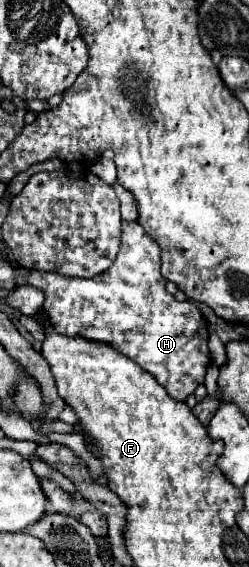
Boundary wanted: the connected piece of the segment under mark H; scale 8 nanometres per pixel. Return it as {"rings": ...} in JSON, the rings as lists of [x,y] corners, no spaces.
{"rings":[[[124,221],[118,257],[102,277],[80,279],[32,271],[28,283],[44,291],[44,311],[60,335],[108,343],[154,375],[172,399],[186,401],[204,383],[210,365],[206,317],[194,303],[178,303],[166,293],[166,279],[160,273],[160,247],[136,221]]]}

